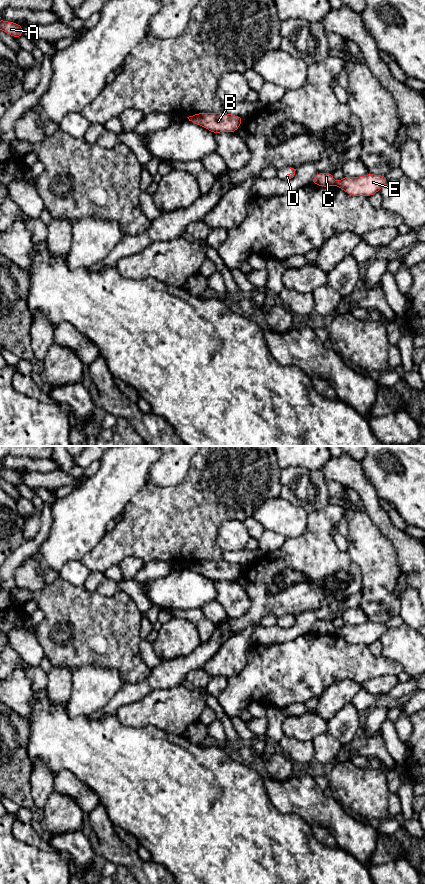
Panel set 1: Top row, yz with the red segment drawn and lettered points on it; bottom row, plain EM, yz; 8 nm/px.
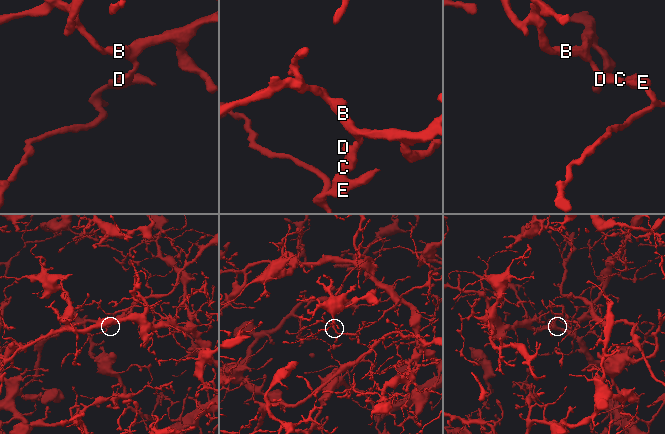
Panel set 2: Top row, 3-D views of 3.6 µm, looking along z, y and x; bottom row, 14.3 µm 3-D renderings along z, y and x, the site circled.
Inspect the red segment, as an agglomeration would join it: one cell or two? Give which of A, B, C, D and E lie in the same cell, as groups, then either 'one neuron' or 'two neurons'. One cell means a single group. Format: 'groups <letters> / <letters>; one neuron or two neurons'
groups A B C D / E; two neurons

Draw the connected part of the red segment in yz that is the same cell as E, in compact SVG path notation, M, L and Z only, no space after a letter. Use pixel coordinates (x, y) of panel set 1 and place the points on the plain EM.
M369 621L359 625L344 624L337 634L351 644L370 645L379 640L387 630L386 624Z

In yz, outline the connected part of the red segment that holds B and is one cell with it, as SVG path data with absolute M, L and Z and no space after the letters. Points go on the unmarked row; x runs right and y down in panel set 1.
M197 561L187 565L189 569L206 576L212 581L234 581L241 573L243 565L220 561Z

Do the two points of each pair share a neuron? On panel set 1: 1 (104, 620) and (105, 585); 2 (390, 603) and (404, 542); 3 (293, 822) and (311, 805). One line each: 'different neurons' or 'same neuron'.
1: different neurons
2: different neurons
3: different neurons

